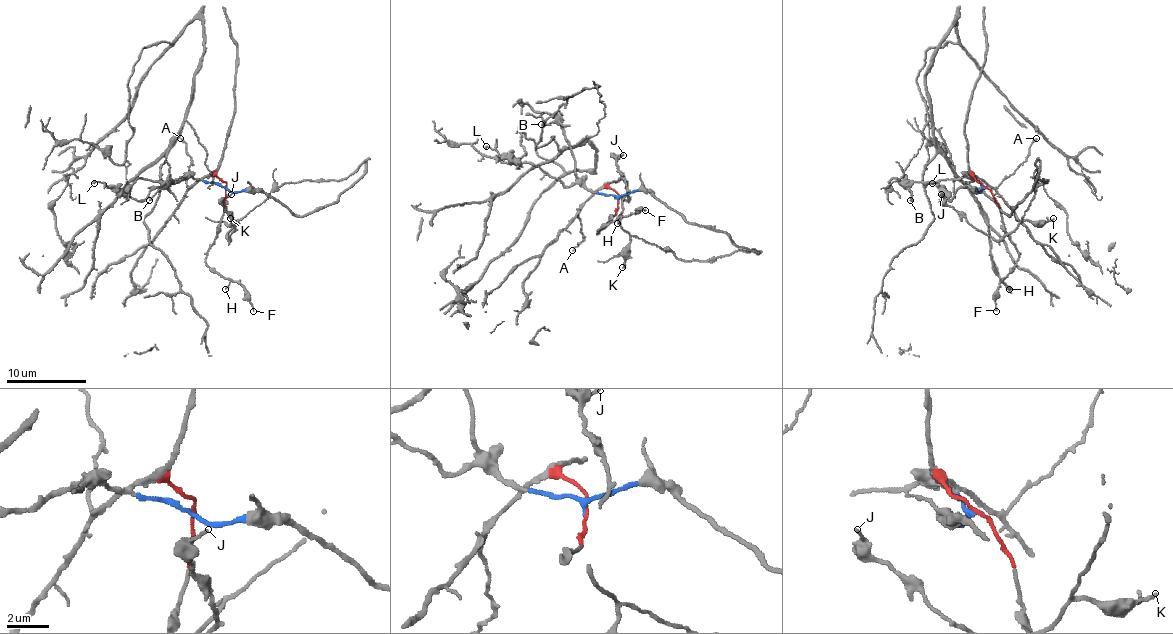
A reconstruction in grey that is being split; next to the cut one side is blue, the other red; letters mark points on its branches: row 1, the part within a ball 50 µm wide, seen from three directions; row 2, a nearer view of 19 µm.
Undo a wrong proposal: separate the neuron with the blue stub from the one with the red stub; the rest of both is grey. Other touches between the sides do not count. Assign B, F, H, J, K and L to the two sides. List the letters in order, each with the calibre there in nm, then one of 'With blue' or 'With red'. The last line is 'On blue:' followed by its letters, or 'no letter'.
B: Thickness 130 nm. With blue
F: Thickness 140 nm. With red
H: Thickness 120 nm. With red
J: Thickness 130 nm. With blue
K: Thickness 170 nm. With blue
L: Thickness 150 nm. With blue
On blue: B, J, K, L

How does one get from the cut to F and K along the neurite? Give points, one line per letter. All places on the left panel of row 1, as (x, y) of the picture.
F: (227, 188), (219, 231), (205, 261), (221, 275), (243, 287), (253, 311)
K: (225, 188), (267, 192), (302, 215), (330, 205), (364, 160), (346, 178), (286, 182), (231, 217)

